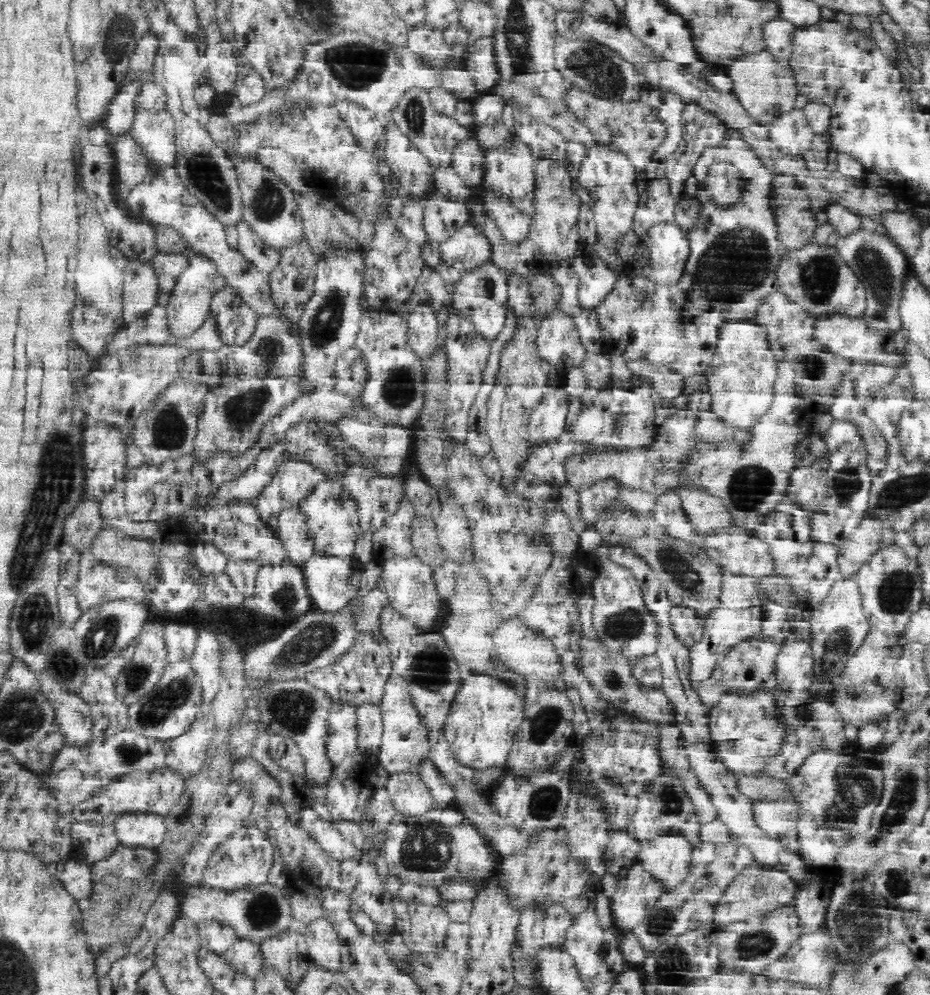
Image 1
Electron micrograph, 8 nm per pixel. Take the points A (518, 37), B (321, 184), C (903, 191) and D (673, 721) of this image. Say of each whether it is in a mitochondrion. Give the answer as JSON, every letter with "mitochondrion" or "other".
{"A":"mitochondrion","B":"other","C":"other","D":"other"}

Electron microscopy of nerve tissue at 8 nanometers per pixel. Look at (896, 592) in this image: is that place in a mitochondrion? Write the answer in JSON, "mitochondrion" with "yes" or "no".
{"mitochondrion":"yes"}

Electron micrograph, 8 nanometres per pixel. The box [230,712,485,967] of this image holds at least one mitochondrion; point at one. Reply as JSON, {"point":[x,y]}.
{"point":[409,847]}

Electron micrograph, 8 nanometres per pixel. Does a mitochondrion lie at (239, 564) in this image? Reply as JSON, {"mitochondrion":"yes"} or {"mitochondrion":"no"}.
{"mitochondrion":"no"}

